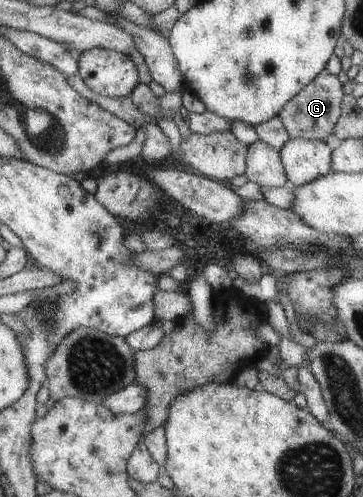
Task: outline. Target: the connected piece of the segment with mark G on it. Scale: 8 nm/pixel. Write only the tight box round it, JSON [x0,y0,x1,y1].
[278,72,344,141]

